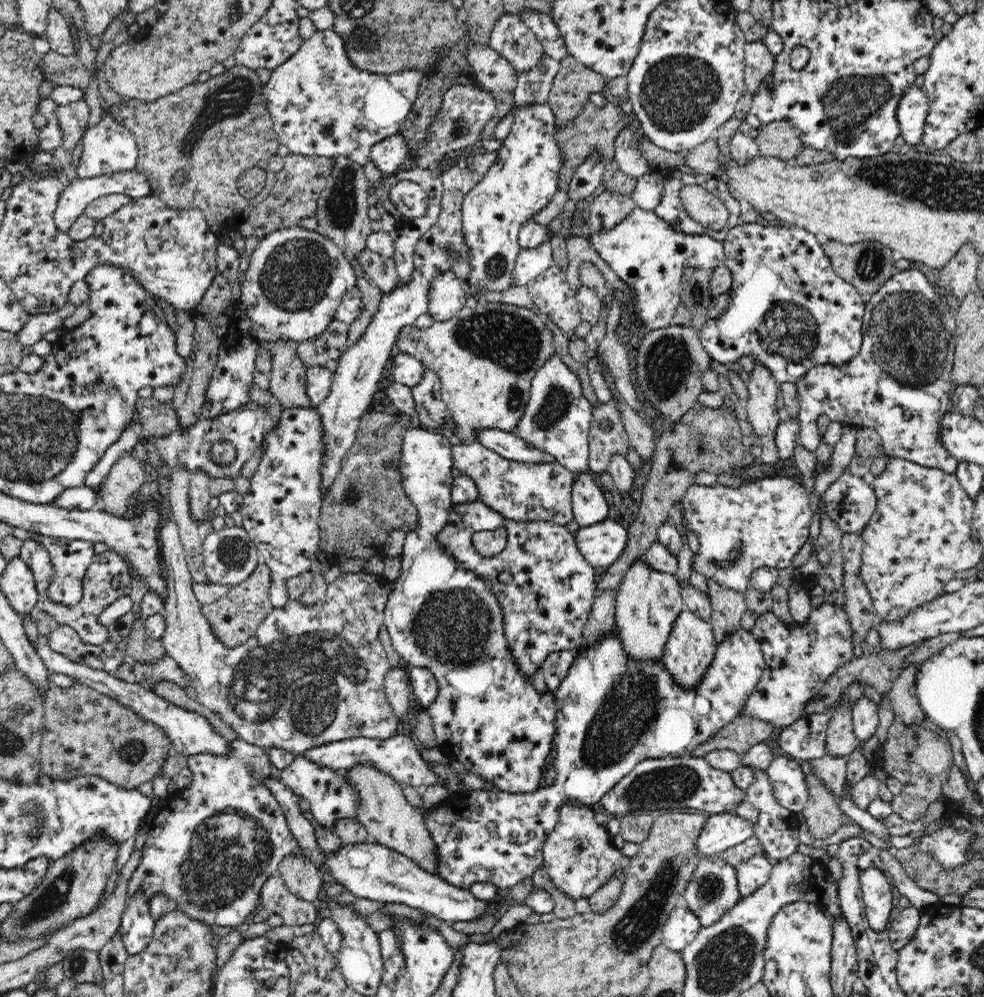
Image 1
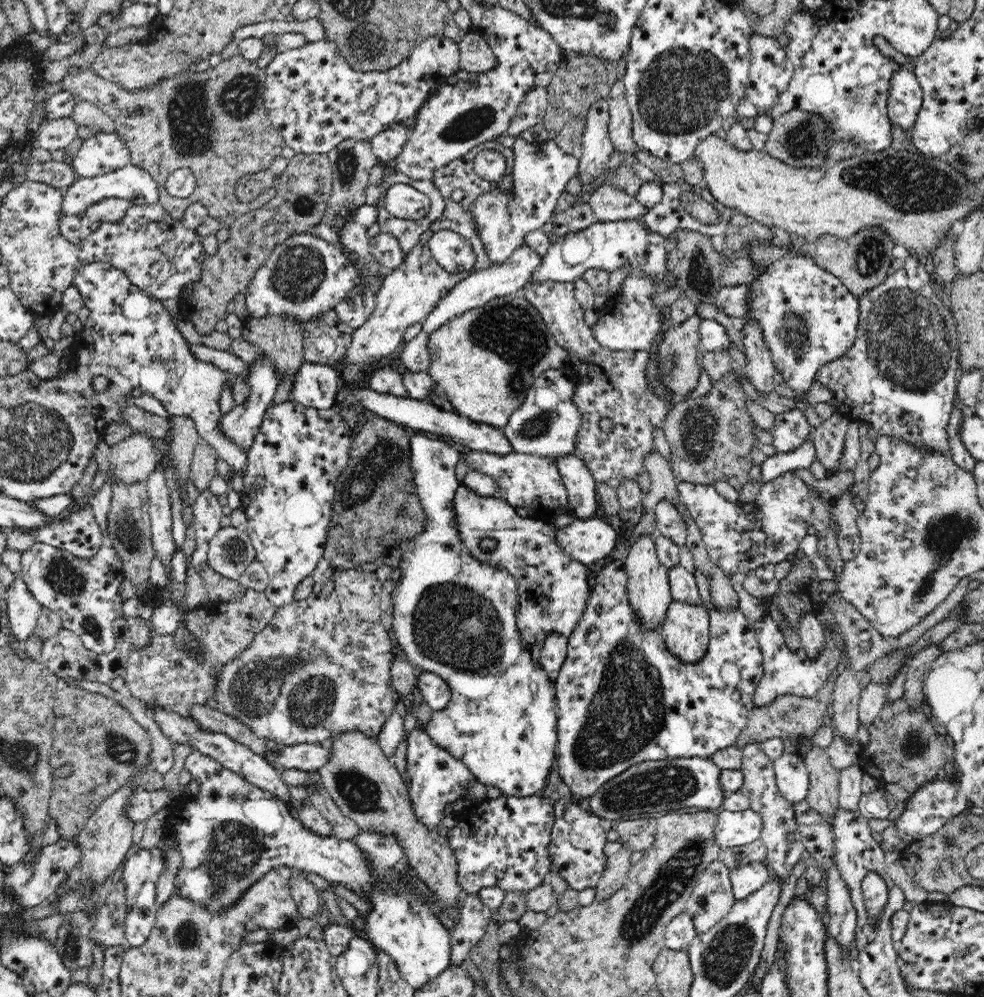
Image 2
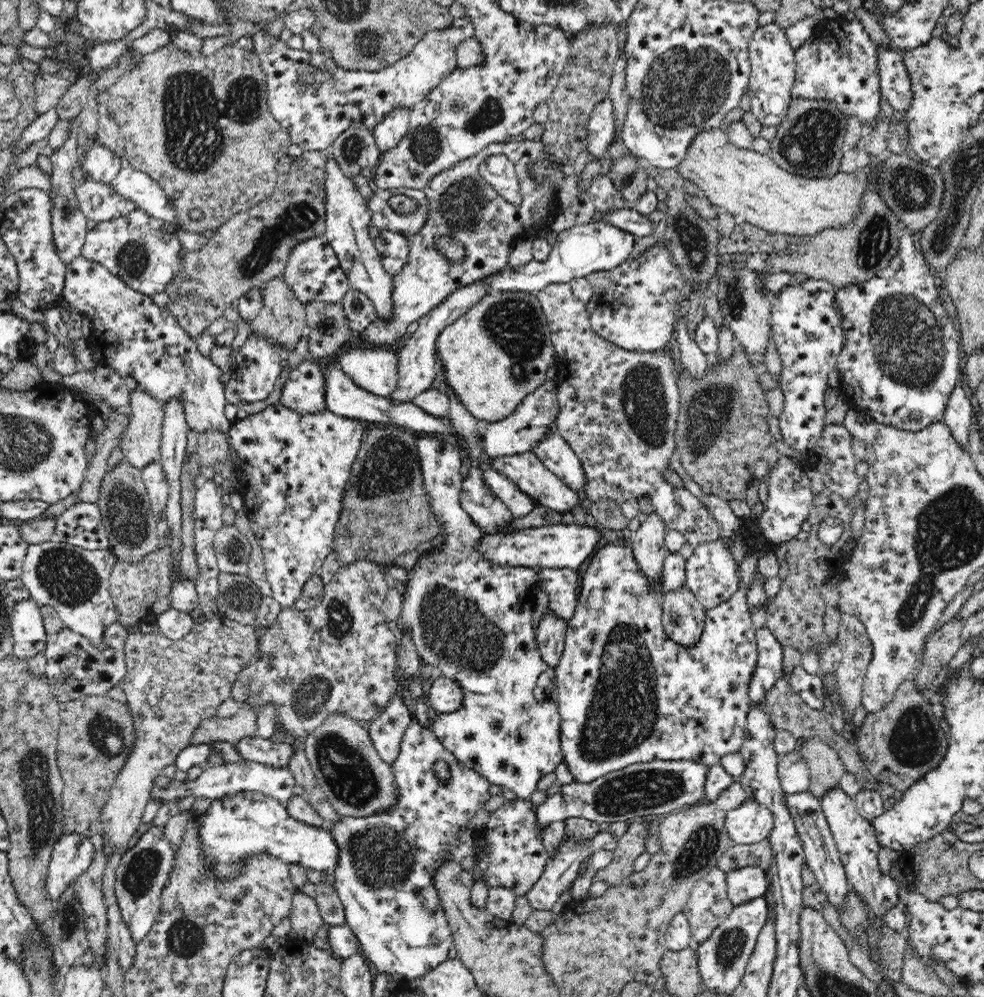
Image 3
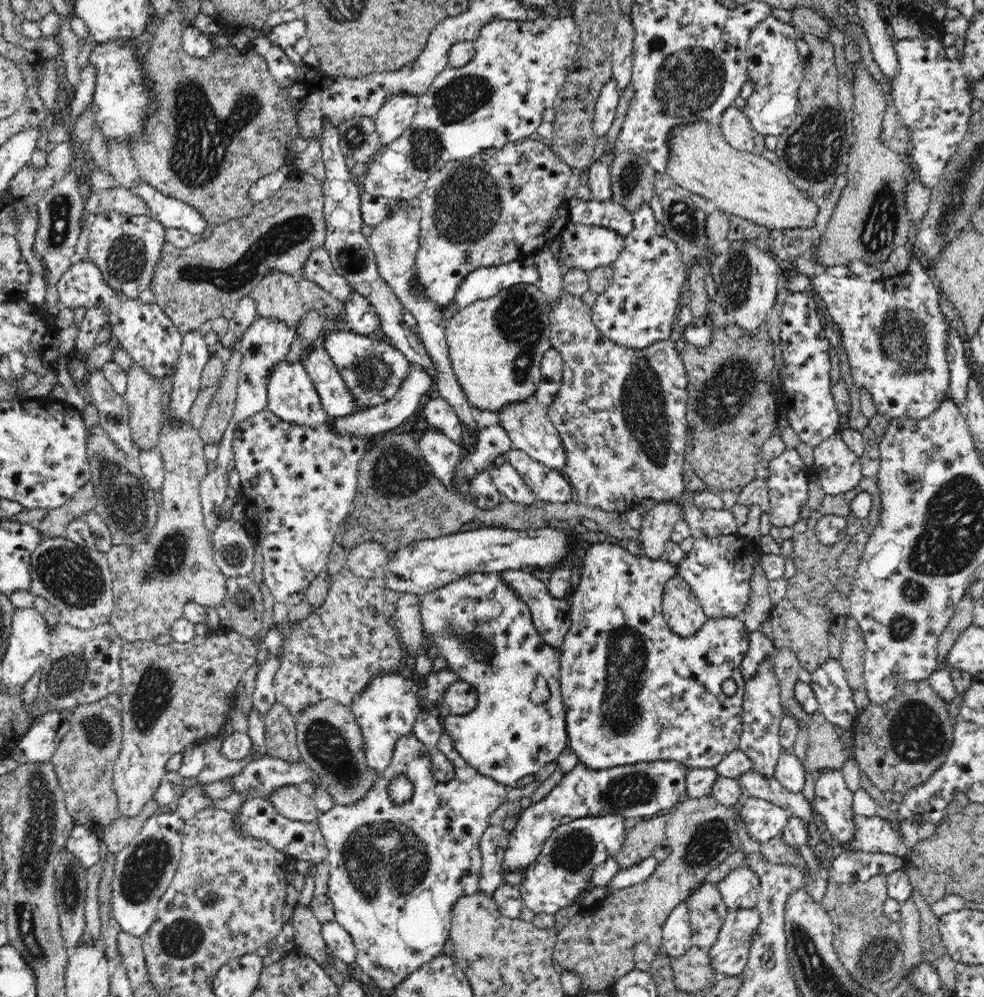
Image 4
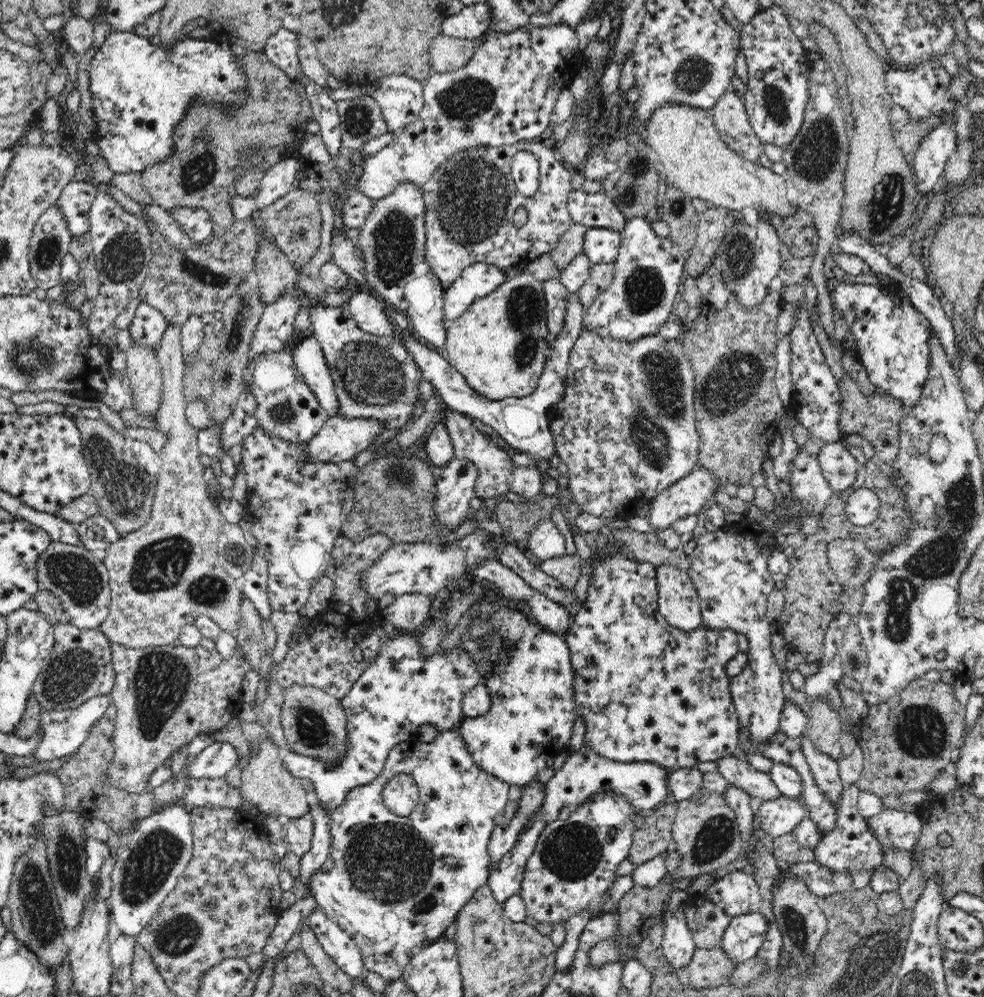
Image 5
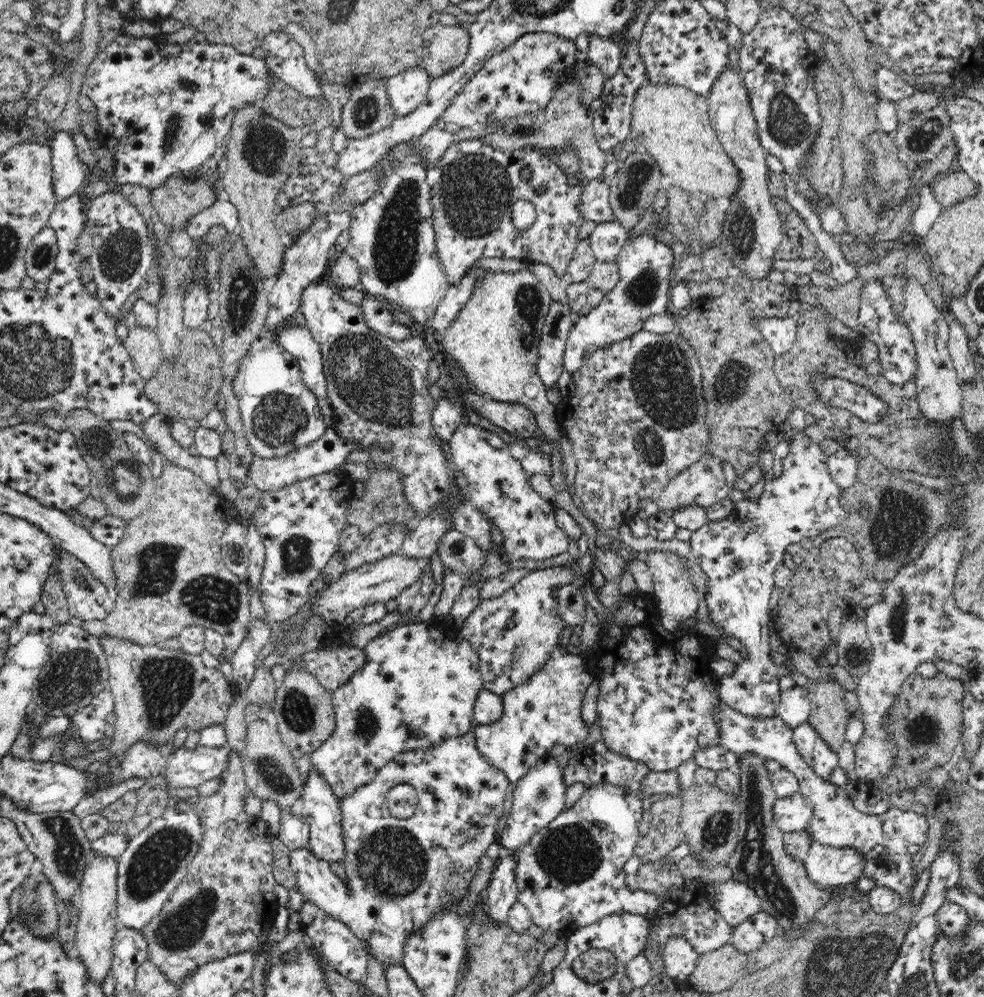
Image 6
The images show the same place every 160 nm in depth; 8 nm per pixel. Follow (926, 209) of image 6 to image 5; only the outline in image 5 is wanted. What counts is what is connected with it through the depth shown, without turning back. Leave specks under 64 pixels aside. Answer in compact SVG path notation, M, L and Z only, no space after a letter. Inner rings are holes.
M944 121L924 137L914 156L910 156L915 185L924 198L931 194L949 156L956 149L954 128Z

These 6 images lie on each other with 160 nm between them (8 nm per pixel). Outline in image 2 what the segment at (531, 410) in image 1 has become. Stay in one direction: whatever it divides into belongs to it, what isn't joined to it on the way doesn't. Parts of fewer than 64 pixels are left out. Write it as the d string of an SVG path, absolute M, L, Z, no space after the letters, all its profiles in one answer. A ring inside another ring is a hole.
M562 368L545 370L535 378L534 384L527 390L524 403L510 416L507 426L502 429L512 446L512 452L534 454L540 456L566 456L574 452L576 436L582 421L582 414L573 404L574 383L564 375Z

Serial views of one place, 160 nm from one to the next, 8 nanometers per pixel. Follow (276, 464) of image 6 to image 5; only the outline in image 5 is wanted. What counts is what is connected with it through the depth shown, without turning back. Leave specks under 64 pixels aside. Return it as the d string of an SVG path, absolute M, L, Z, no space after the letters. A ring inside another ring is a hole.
M340 415L330 417L324 427L305 446L307 464L342 464L354 461L357 454L369 448L383 426L376 420L348 420Z

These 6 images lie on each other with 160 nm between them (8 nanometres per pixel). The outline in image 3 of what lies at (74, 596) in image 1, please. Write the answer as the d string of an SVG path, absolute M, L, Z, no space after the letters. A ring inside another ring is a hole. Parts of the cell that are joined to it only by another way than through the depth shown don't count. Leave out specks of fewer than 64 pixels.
M75 503L57 516L55 539L87 550L109 549L109 539L96 503Z

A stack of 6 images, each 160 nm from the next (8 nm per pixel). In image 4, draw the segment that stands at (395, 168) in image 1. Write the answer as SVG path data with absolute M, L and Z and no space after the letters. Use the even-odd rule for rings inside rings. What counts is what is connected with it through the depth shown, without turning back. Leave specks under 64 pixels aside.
M394 92L384 98L384 104L373 117L382 145L396 140L412 124L418 101L418 96L407 92Z

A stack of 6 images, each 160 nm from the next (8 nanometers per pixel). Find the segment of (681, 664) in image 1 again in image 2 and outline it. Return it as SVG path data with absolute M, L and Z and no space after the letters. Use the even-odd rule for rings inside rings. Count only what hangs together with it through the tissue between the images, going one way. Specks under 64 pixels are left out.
M672 600L659 631L672 654L682 662L696 662L708 650L709 611L702 604Z

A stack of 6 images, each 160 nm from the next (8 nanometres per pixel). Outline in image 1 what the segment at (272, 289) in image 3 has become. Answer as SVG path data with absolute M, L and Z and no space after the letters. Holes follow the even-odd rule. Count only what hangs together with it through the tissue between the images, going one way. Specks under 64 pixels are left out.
M277 339L269 343L272 368L268 373L270 393L282 407L311 407L306 395L307 366L297 355L299 343Z

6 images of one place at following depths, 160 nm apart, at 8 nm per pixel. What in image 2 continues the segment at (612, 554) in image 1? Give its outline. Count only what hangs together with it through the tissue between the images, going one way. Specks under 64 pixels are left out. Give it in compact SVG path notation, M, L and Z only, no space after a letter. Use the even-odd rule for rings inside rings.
M574 518L569 525L556 529L555 540L568 557L588 565L614 550L618 534L605 518Z

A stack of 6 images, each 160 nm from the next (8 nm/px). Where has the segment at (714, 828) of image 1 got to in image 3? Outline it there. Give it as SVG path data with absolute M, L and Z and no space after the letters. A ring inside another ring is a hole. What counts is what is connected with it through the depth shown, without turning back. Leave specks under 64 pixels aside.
M755 800L729 810L725 818L725 829L736 845L756 844L768 839L775 820L772 811Z

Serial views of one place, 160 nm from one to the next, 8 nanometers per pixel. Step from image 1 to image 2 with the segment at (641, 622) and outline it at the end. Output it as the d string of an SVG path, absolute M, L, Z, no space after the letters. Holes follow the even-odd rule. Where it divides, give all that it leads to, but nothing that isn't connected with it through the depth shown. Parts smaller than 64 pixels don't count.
M657 533L641 535L631 544L630 553L626 556L625 565L628 571L627 580L628 598L637 618L652 628L660 628L666 610L673 598L668 582L668 567L664 566L658 558L654 539Z

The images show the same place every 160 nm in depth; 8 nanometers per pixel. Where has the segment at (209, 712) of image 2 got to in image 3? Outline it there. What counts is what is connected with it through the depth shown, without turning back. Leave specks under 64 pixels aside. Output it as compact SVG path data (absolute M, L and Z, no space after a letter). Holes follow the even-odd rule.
M242 702L234 717L222 719L216 716L203 720L193 734L191 744L206 744L223 739L236 742L240 737L257 736L256 720L257 716L253 706L249 702Z

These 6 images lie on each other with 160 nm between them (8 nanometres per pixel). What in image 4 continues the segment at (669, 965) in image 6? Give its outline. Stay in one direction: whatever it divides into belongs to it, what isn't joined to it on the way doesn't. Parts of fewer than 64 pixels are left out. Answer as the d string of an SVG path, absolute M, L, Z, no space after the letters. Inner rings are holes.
M688 900L672 910L662 928L663 949L672 959L684 956L692 945L692 931L689 920Z

